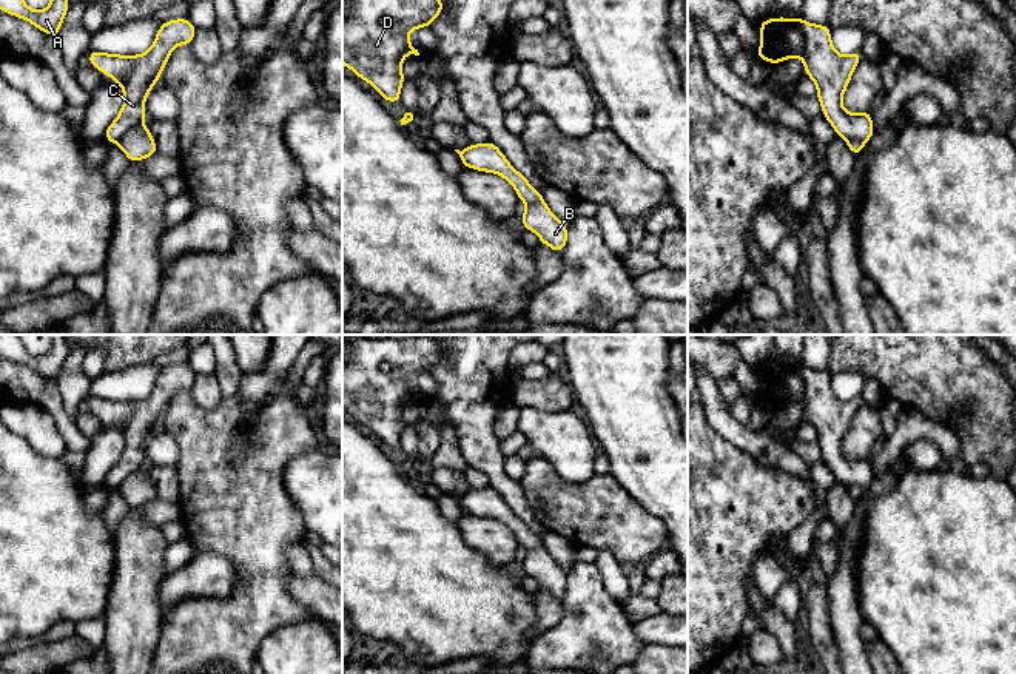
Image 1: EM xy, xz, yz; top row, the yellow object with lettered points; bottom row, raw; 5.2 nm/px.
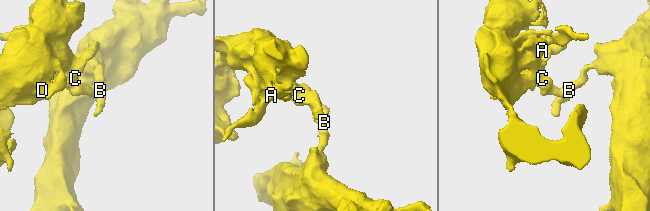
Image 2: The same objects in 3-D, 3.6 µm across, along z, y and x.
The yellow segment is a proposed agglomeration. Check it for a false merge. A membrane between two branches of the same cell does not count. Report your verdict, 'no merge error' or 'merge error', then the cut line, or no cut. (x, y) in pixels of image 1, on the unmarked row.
merge error; cut xy (139, 469), (117, 488)

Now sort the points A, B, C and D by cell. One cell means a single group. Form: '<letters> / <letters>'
A C D / B

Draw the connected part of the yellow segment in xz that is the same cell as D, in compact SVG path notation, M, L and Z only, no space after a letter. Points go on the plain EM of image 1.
M424 335L405 339L342 336L342 409L368 427L384 446L399 449L401 432L405 427L402 406L409 399L419 401L407 379L412 375L429 373L442 355L442 345Z

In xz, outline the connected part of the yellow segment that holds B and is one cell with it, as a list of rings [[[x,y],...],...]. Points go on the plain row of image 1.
[[[490,486],[479,490],[470,489],[459,503],[469,514],[495,518],[509,526],[518,544],[526,549],[526,557],[521,560],[524,575],[537,578],[541,589],[563,598],[567,588],[567,571],[549,555],[541,538],[510,511],[495,489]]]

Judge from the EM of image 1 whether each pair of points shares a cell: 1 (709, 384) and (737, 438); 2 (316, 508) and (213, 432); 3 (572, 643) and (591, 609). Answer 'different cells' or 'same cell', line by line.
1: same cell
2: different cells
3: same cell

